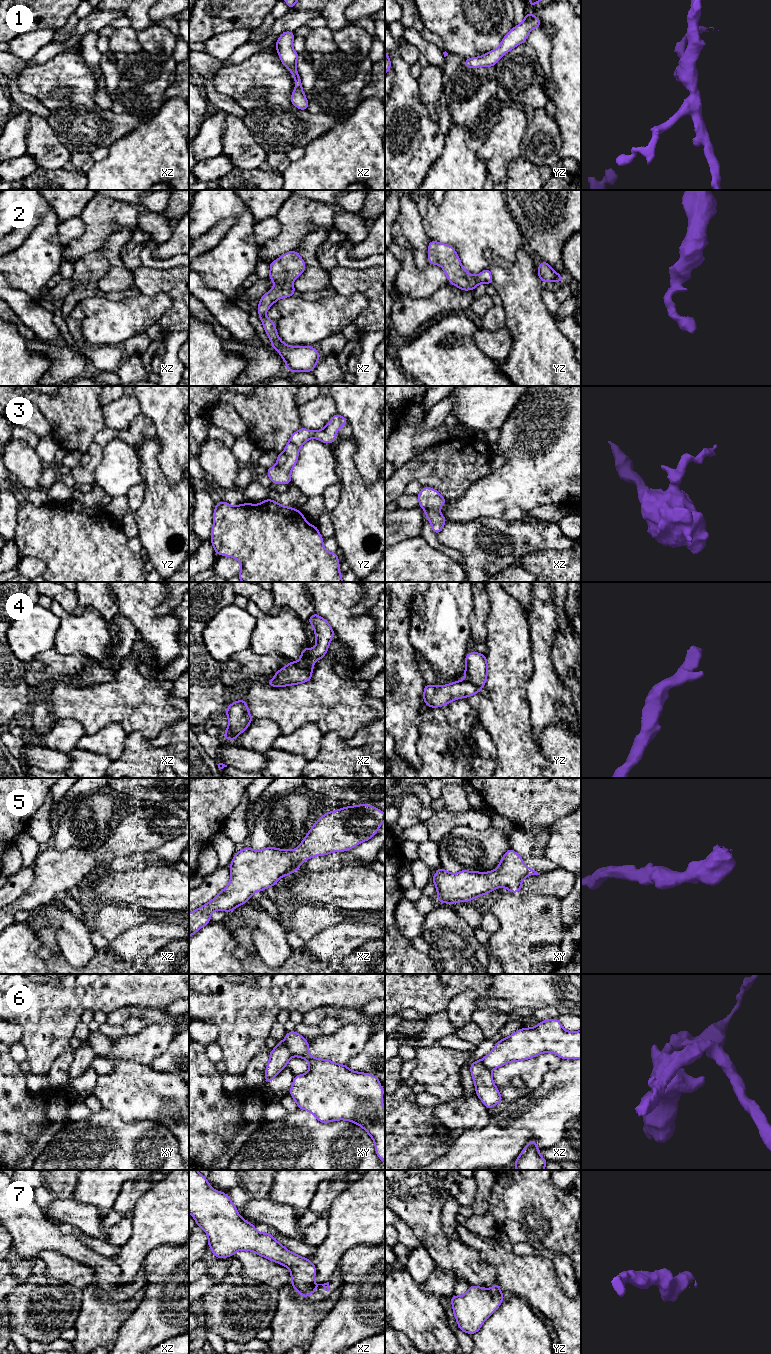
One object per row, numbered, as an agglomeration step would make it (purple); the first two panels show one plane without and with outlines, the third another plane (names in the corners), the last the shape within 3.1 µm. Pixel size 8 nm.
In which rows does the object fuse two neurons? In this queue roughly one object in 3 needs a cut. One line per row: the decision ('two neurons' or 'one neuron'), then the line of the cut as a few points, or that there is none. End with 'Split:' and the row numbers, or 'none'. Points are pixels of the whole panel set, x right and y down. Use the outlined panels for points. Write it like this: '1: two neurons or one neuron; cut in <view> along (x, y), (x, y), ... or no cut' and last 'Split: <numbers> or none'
1: one neuron; no cut
2: one neuron; no cut
3: one neuron; no cut
4: two neurons; cut in xz along (295, 662), (299, 666), (312, 669)
5: one neuron; no cut
6: two neurons; cut in xy along (283, 1041), (292, 1055)
7: one neuron; no cut
Split: 4, 6

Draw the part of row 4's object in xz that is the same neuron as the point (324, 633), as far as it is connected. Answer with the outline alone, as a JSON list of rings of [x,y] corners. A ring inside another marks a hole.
[[[313,613],[307,622],[314,628],[316,646],[313,649],[309,649],[306,646],[301,651],[300,660],[296,664],[305,669],[313,669],[314,662],[323,659],[329,649],[330,642],[334,636],[334,630],[326,619],[316,613]]]

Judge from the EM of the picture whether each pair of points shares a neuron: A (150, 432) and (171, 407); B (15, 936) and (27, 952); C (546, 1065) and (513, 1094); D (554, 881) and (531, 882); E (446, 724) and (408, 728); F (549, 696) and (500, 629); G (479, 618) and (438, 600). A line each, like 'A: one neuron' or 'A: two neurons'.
A: two neurons
B: one neuron
C: one neuron
D: one neuron
E: two neurons
F: two neurons
G: two neurons

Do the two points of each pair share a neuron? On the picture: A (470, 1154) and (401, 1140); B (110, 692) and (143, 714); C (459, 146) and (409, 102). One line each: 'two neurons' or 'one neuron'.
A: two neurons
B: one neuron
C: two neurons

